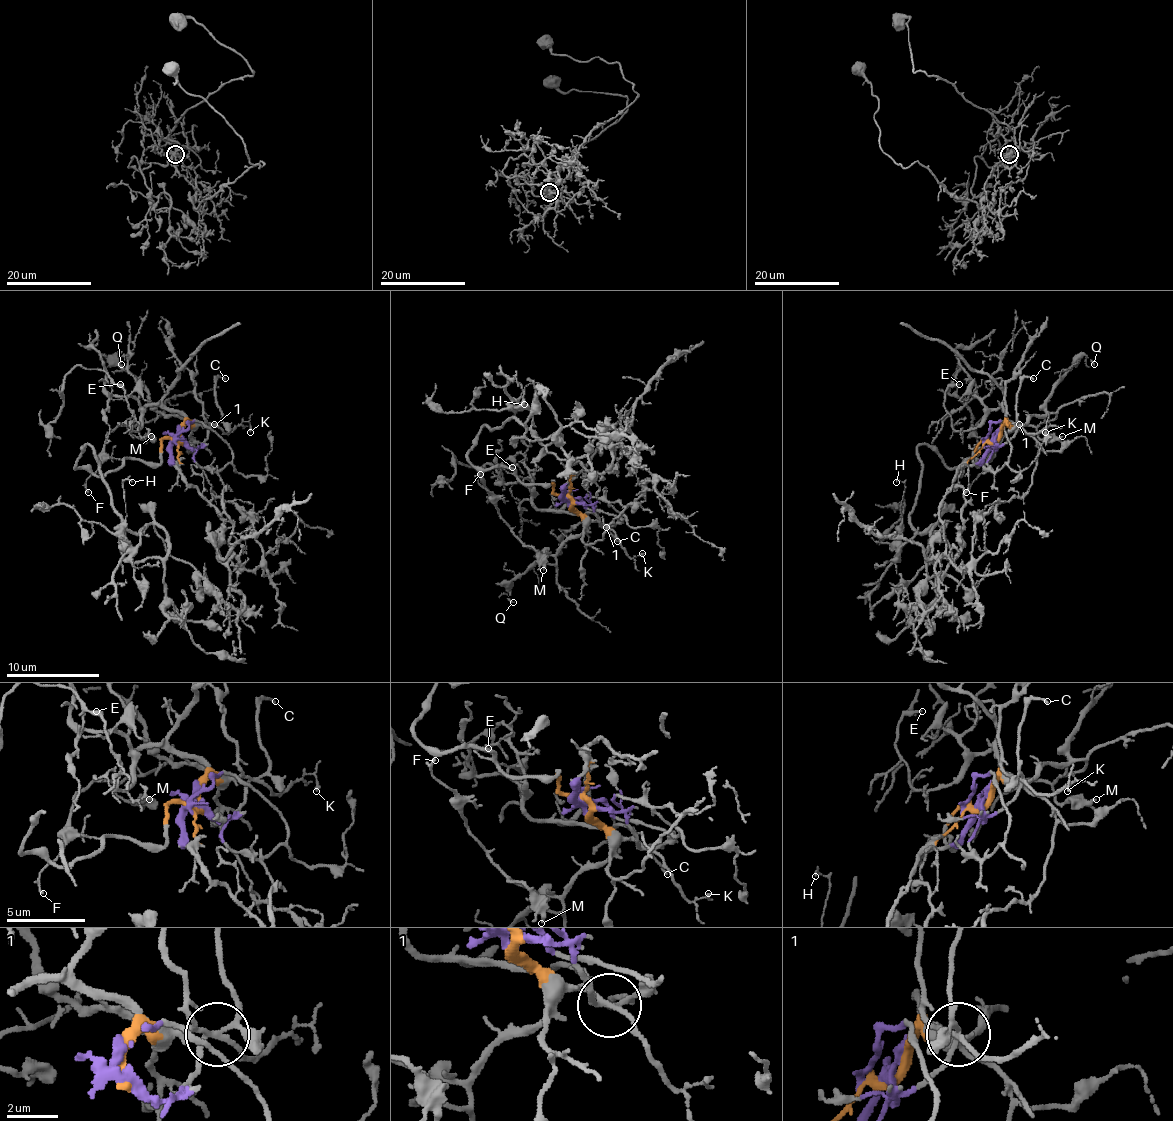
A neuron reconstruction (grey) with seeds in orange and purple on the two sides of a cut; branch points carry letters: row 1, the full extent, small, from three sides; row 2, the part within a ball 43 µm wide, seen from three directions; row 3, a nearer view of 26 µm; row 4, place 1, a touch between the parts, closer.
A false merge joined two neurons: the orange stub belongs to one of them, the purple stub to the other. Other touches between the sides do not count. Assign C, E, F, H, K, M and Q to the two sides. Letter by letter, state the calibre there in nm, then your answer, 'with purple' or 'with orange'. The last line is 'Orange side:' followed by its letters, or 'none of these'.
C: 140 nm | with purple
E: 240 nm | with orange
F: 130 nm | with orange
H: 140 nm | with orange
K: 160 nm | with orange
M: 220 nm | with orange
Q: 140 nm | with orange
Orange side: E, F, H, K, M, Q

